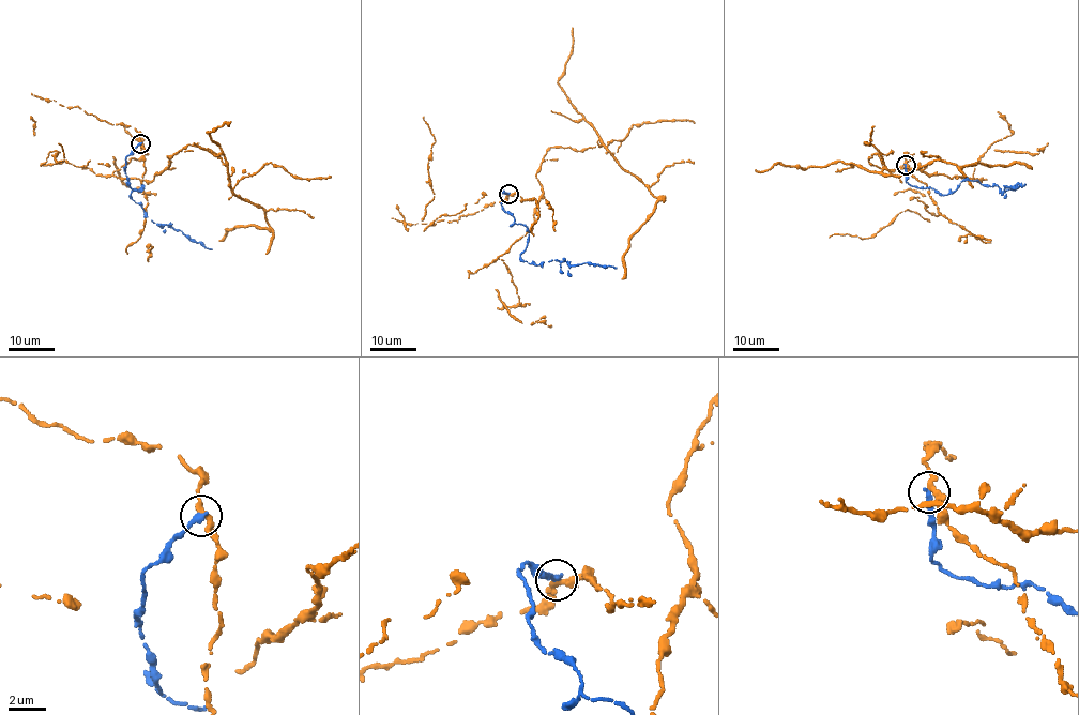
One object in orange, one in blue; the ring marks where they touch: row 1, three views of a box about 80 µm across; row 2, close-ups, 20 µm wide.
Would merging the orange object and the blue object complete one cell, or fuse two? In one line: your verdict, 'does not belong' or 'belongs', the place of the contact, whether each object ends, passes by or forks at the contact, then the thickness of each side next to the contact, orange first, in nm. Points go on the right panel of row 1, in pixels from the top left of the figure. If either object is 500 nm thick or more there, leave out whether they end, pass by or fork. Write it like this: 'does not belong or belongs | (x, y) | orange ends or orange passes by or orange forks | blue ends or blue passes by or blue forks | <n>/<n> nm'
belongs | (906, 165) | orange passes by | blue ends | 320/320 nm

